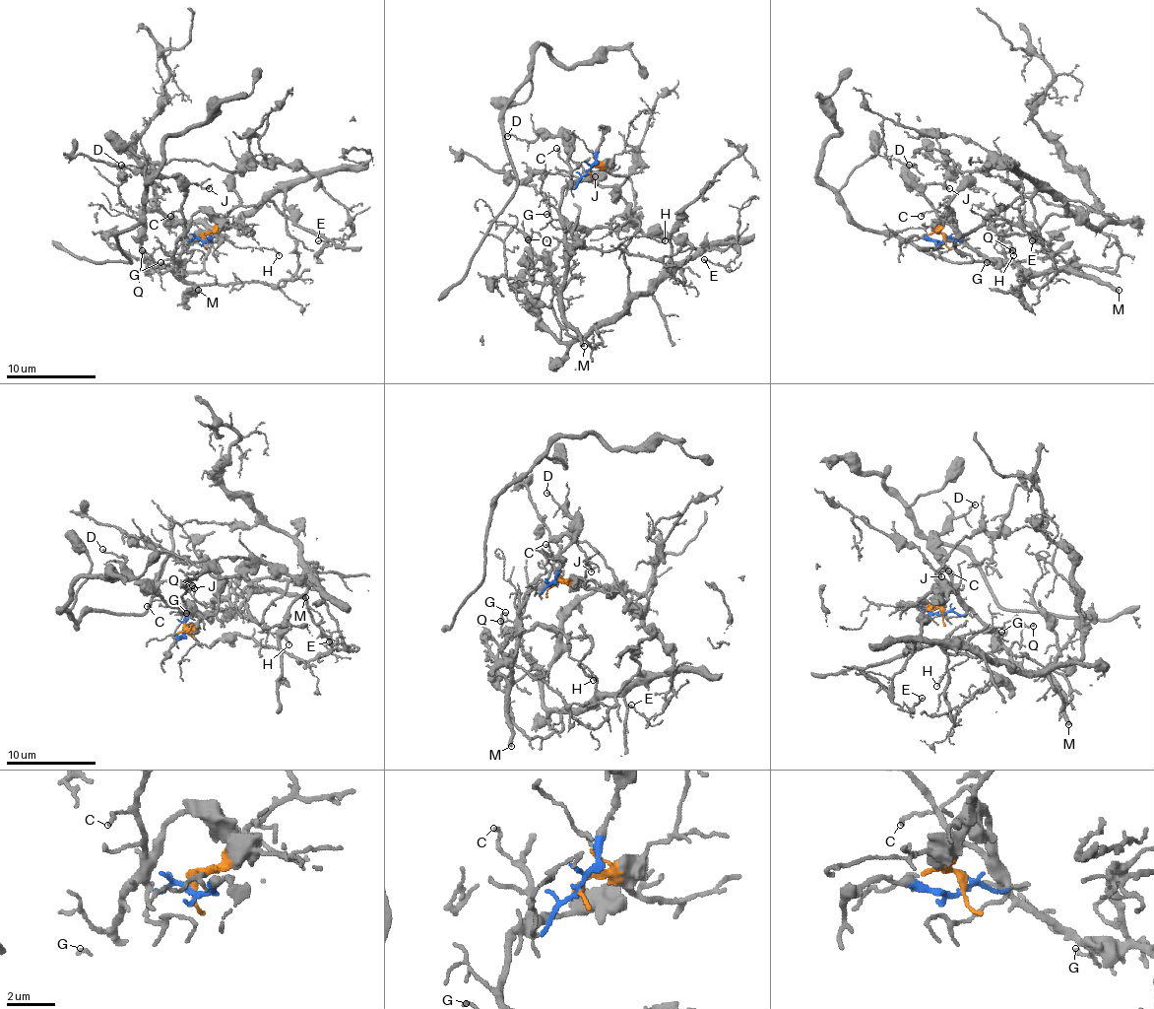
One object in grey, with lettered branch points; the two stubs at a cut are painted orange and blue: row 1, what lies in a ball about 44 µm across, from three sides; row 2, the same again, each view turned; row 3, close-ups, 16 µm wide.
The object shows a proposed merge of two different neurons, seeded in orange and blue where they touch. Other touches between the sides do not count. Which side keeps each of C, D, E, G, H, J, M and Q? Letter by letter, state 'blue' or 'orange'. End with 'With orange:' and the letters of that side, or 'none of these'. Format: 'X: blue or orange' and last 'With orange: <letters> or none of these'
C: blue
D: blue
E: orange
G: blue
H: blue
J: blue
M: blue
Q: blue
With orange: E

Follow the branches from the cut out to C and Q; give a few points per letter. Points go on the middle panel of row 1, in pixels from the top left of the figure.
C: (589, 172), (575, 188), (570, 168), (557, 148)
Q: (589, 172), (564, 193), (559, 206), (564, 218), (564, 237), (545, 237), (535, 232), (528, 240)

